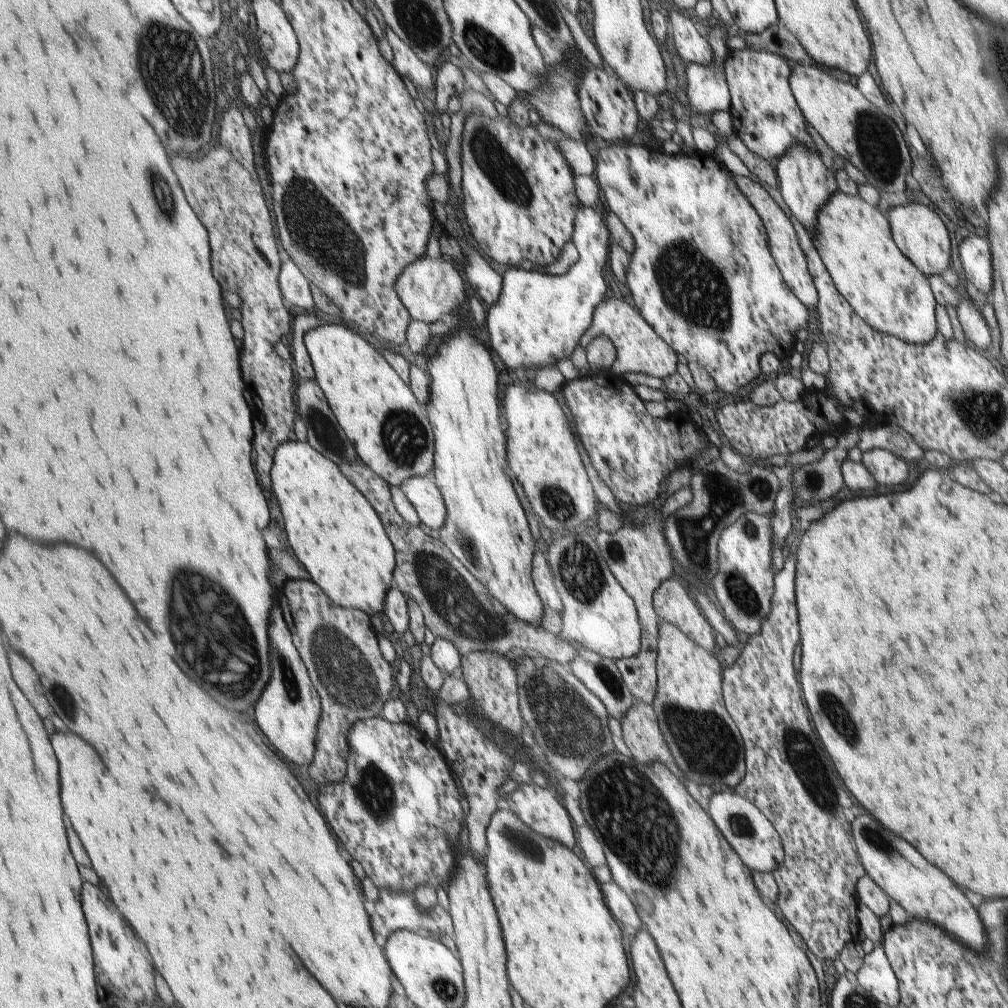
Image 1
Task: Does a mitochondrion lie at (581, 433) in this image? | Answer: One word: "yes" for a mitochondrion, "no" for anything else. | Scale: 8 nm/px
no

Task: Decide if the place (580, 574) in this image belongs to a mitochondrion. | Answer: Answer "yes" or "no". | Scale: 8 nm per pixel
yes

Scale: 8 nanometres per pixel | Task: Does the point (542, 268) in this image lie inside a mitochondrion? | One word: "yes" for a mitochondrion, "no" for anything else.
no

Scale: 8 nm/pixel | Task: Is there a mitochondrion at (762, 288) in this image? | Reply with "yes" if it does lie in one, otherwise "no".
no

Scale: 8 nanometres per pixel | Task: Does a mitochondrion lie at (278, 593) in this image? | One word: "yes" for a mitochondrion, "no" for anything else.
no

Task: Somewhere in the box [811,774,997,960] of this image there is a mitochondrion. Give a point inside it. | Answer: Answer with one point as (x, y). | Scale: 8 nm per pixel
(871, 834)

